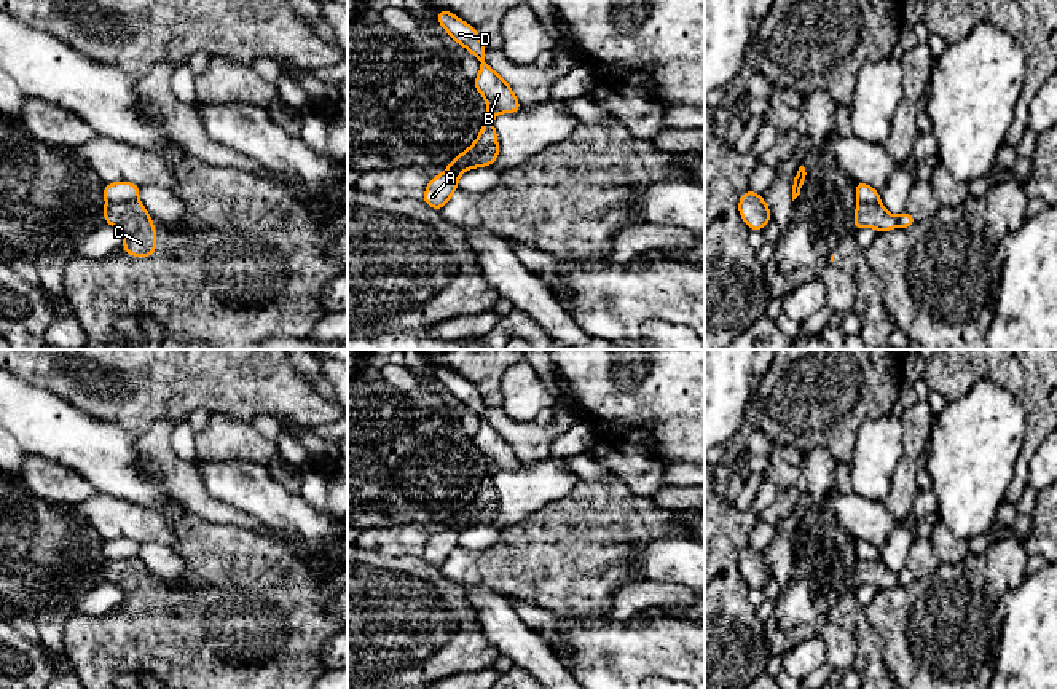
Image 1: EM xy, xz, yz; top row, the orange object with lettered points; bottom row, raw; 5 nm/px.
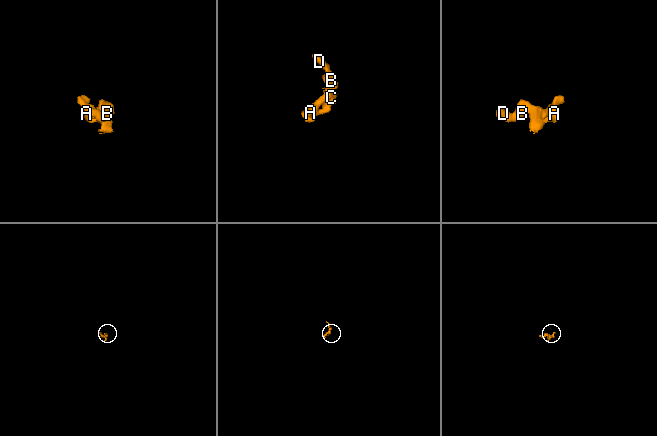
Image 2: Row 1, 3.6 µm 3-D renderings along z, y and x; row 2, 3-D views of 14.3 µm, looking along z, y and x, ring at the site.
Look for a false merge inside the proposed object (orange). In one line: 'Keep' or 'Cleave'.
Cleave

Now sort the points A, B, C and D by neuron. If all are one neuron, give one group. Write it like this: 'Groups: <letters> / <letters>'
Groups: A B D / C

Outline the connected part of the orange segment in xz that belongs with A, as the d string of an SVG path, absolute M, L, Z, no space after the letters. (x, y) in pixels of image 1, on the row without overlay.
M456 514L456 523L448 525L445 530L440 530L434 536L429 537L422 558L435 566L442 568L445 561L450 558L450 555L458 549L458 539L466 526L467 514Z

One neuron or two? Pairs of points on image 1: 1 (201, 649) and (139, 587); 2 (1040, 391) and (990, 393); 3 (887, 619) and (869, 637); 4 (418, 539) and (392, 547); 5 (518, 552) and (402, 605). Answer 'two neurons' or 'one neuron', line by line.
1: one neuron
2: two neurons
3: two neurons
4: one neuron
5: two neurons

